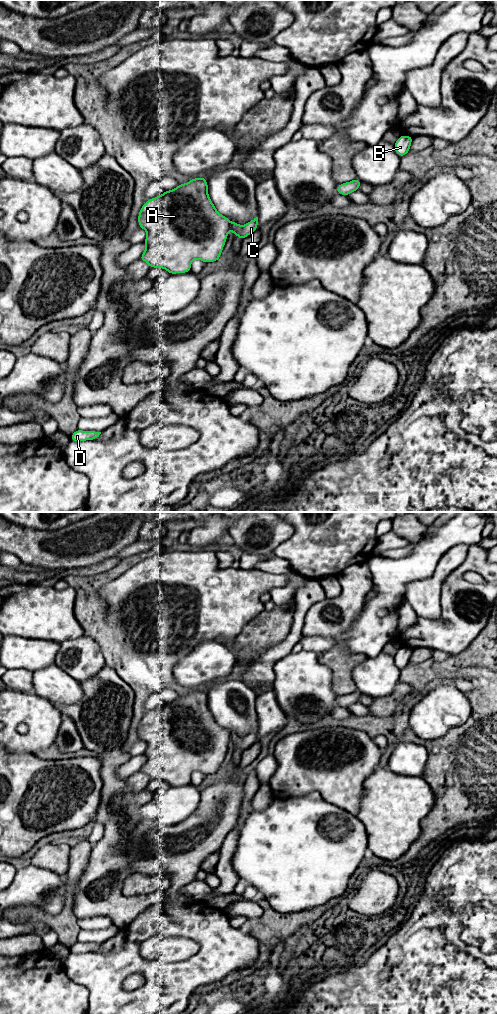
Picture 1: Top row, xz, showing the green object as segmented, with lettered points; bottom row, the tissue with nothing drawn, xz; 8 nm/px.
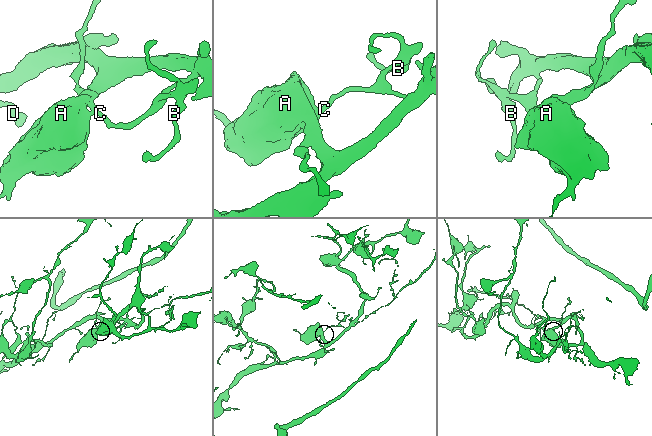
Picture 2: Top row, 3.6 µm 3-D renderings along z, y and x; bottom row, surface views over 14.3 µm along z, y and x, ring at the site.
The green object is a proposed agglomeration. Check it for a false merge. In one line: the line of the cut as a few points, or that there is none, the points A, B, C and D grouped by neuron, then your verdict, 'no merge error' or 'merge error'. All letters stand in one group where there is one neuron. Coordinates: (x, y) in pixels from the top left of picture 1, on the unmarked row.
xz (231, 734), (229, 740) | A D / B C | merge error

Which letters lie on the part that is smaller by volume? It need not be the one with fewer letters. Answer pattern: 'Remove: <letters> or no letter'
Remove: B, C

